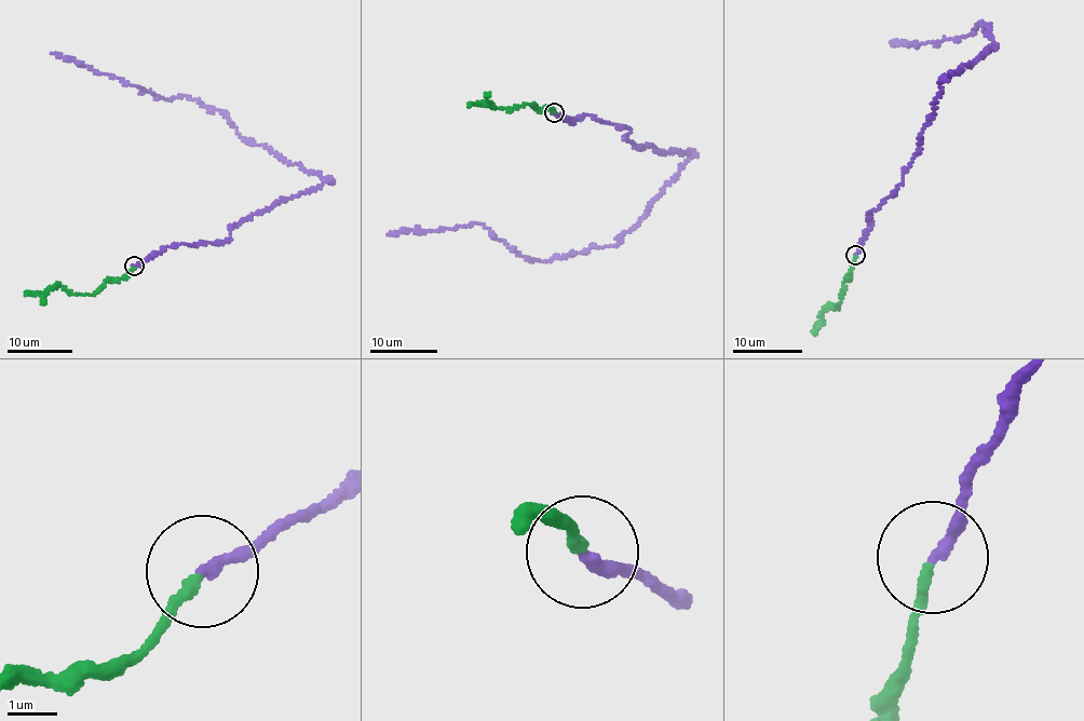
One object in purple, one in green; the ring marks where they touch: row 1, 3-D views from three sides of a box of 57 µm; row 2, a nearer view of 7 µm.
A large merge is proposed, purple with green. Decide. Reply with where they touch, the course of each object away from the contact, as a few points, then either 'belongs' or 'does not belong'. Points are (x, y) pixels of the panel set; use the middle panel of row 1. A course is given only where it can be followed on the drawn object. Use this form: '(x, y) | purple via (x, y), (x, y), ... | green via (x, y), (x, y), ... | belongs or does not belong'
(554, 112) | purple via (554, 112), (690, 158), (612, 246), (543, 261), (480, 225), (388, 233) | green via (554, 112), (551, 108), (537, 109), (533, 104), (510, 109), (492, 107), (487, 101), (469, 105) | does not belong

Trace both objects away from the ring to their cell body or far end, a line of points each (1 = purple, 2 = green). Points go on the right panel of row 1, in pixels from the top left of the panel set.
1: (855, 254), (869, 213), (904, 180), (940, 83), (996, 44), (980, 23), (960, 38), (891, 42)
2: (855, 256), (841, 302), (837, 307), (827, 305), (816, 329)

